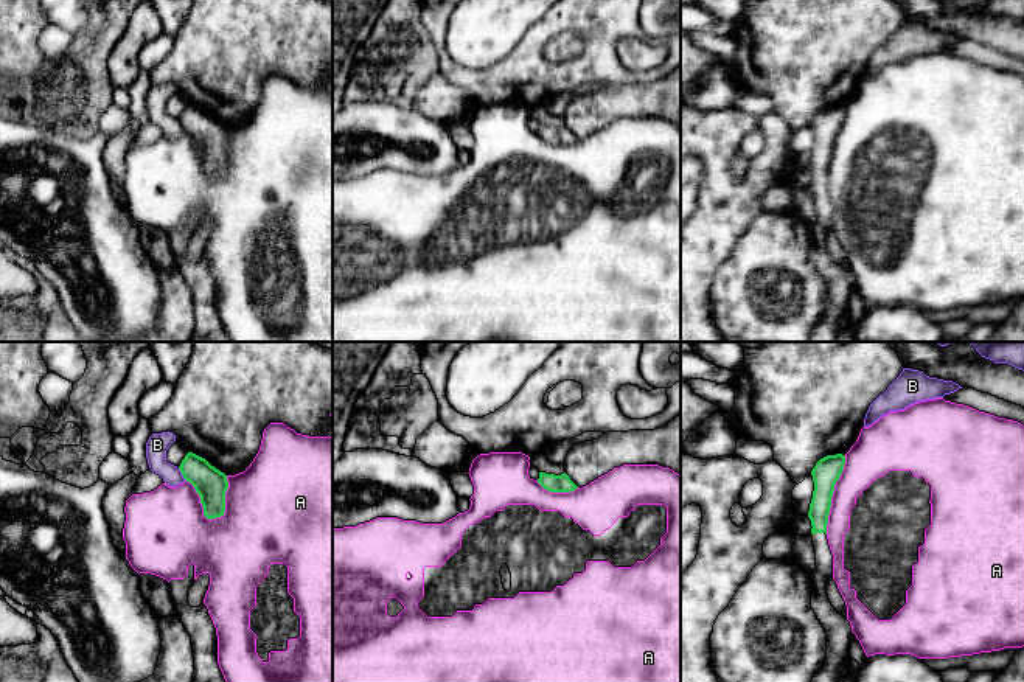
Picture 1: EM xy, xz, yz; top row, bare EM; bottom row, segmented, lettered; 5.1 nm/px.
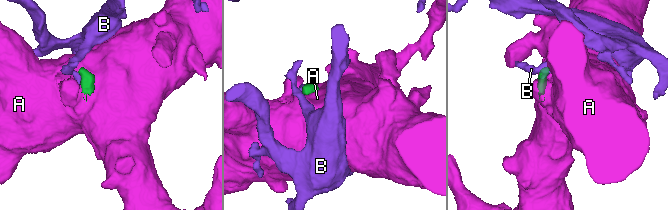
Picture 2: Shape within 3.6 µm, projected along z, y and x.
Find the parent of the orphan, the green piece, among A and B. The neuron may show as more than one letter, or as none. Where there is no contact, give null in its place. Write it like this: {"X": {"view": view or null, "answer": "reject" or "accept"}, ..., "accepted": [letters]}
{"A": {"view": "xy", "answer": "reject"}, "B": {"view": "xy", "answer": "reject"}, "accepted": []}

